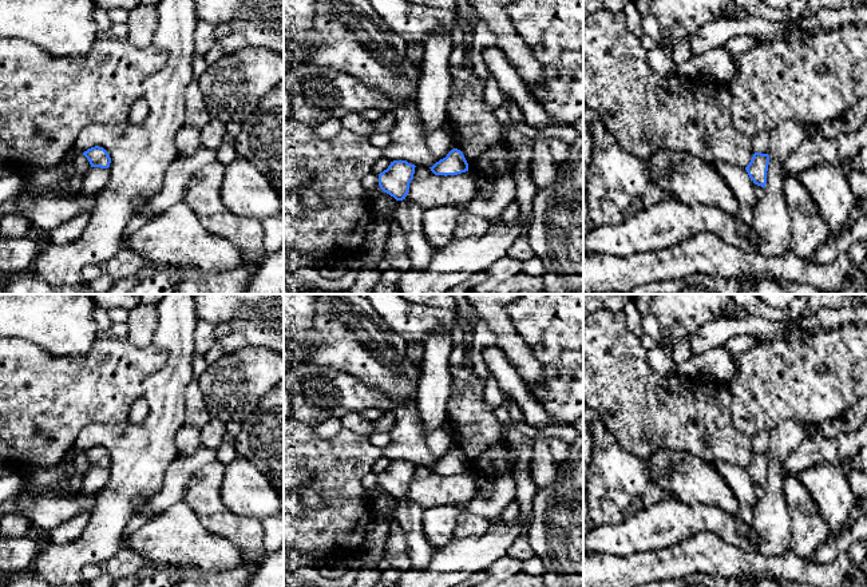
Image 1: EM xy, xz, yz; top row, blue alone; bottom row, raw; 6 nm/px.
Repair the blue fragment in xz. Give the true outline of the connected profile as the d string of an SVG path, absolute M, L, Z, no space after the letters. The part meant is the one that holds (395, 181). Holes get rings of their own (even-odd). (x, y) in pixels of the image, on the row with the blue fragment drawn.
M407 160L391 162L388 168L379 174L379 186L399 202L395 221L405 234L411 267L421 270L429 263L435 249L427 242L423 233L424 210L405 198L413 179L415 167Z

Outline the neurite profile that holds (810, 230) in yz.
M788 175L783 183L788 211L792 219L792 245L799 258L809 261L816 250L831 238L831 230L809 191L796 175Z

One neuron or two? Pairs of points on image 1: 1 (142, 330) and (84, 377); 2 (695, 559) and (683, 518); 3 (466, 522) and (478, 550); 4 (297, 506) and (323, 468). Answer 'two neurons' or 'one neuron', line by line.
1: two neurons
2: two neurons
3: two neurons
4: two neurons

